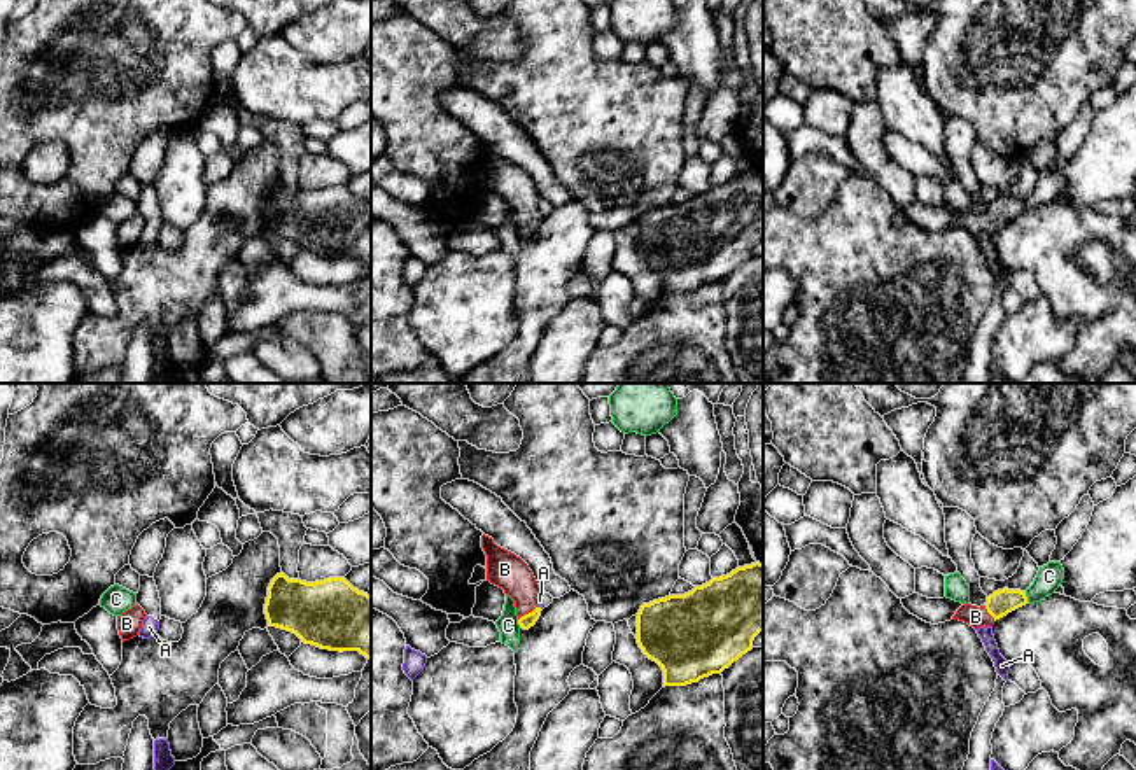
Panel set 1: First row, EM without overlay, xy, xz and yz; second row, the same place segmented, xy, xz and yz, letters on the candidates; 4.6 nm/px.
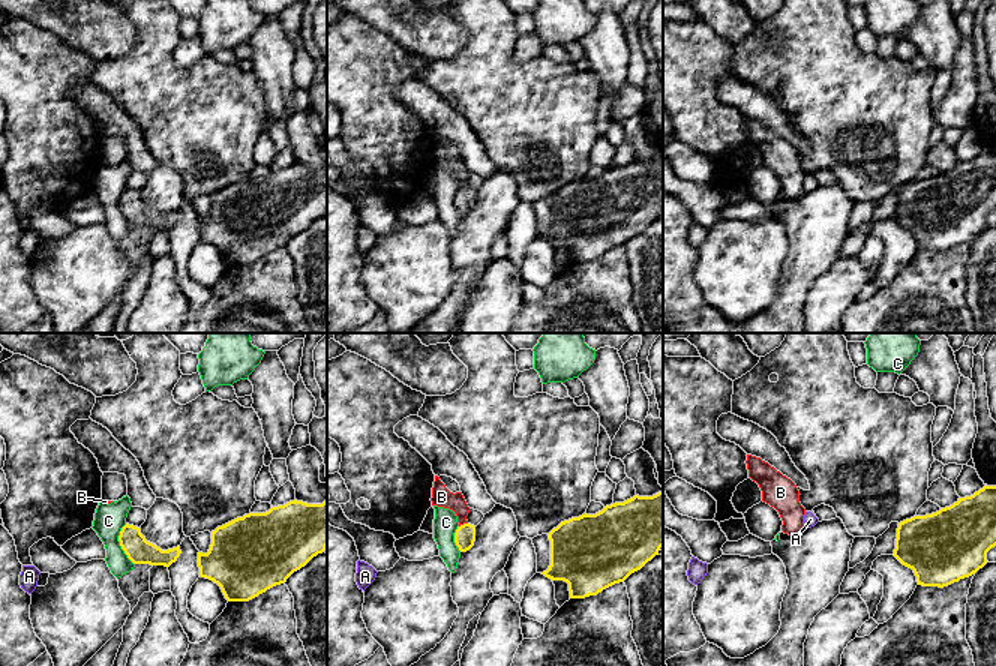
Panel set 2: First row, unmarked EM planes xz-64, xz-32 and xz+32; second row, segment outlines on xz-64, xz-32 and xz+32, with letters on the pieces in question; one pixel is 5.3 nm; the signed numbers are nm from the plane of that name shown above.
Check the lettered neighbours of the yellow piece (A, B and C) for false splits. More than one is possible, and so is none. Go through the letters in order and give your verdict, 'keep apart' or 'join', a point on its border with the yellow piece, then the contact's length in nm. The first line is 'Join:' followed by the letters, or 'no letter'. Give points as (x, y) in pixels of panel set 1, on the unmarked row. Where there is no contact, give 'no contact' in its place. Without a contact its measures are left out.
Join: B
A: keep apart; meets yellow in xz at (539, 216); contact 30 nm long
B: join; meets yellow in xz at (529, 221); contact 110 nm long
C: keep apart; meets yellow in yz at (1026, 205); contact 50 nm long

